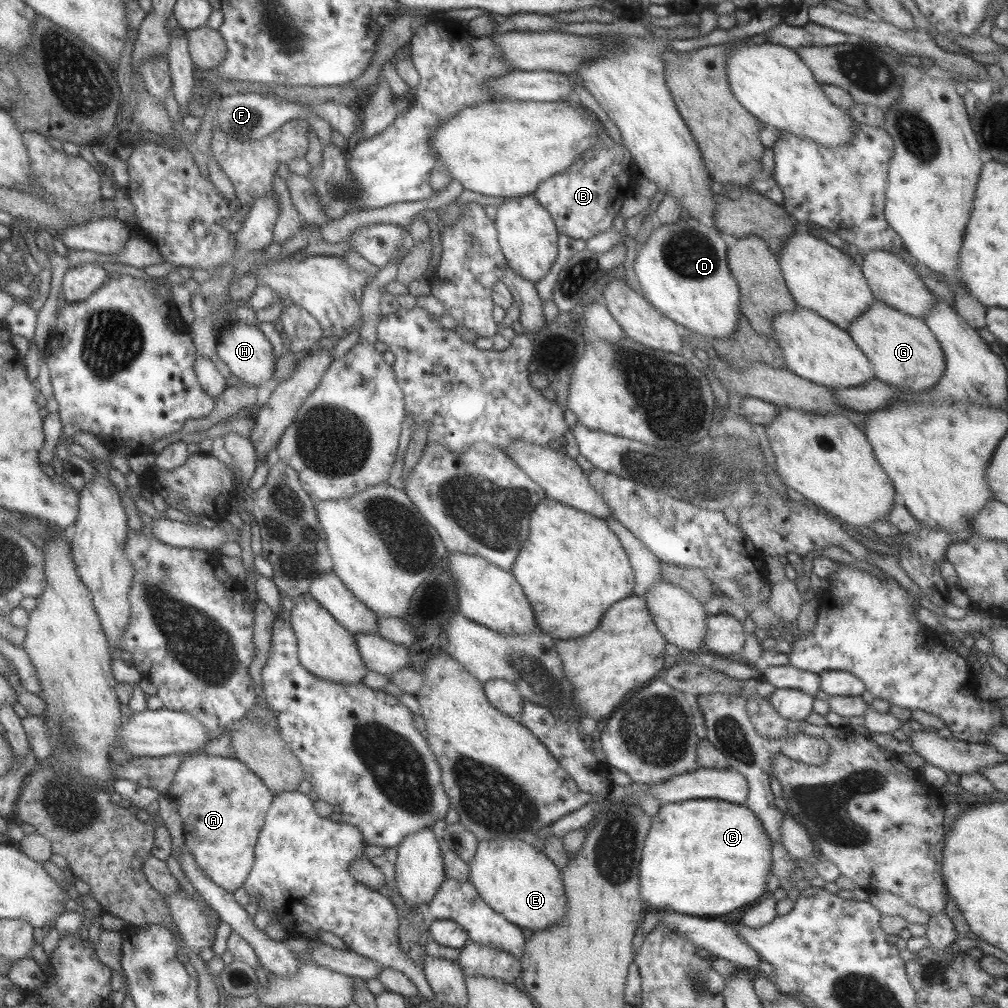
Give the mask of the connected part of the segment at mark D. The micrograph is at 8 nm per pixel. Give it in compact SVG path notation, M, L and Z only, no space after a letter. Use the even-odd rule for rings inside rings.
M678 218L669 224L654 224L645 244L637 246L634 274L638 278L641 294L663 316L678 326L684 326L695 334L702 334L709 341L727 339L737 328L740 317L740 290L730 273L726 253L727 246L715 226L707 227L694 218Z

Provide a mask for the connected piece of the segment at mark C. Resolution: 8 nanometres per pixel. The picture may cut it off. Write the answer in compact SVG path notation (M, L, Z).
M694 798L660 805L652 816L642 852L638 872L640 895L646 909L662 909L698 917L719 916L741 906L751 906L766 893L765 881L772 863L772 842L757 815L744 804Z

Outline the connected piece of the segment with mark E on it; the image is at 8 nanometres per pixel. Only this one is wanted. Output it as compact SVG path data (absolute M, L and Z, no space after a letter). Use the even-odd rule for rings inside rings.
M479 840L476 855L468 864L469 882L483 902L511 924L543 930L559 924L565 916L567 897L559 870L543 852L519 840Z

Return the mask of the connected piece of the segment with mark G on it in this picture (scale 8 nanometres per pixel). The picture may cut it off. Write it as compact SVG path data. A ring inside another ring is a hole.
M874 300L872 305L854 320L847 330L851 340L861 349L874 370L874 378L909 392L925 391L941 378L945 357L935 335L923 319L907 316L886 304Z

